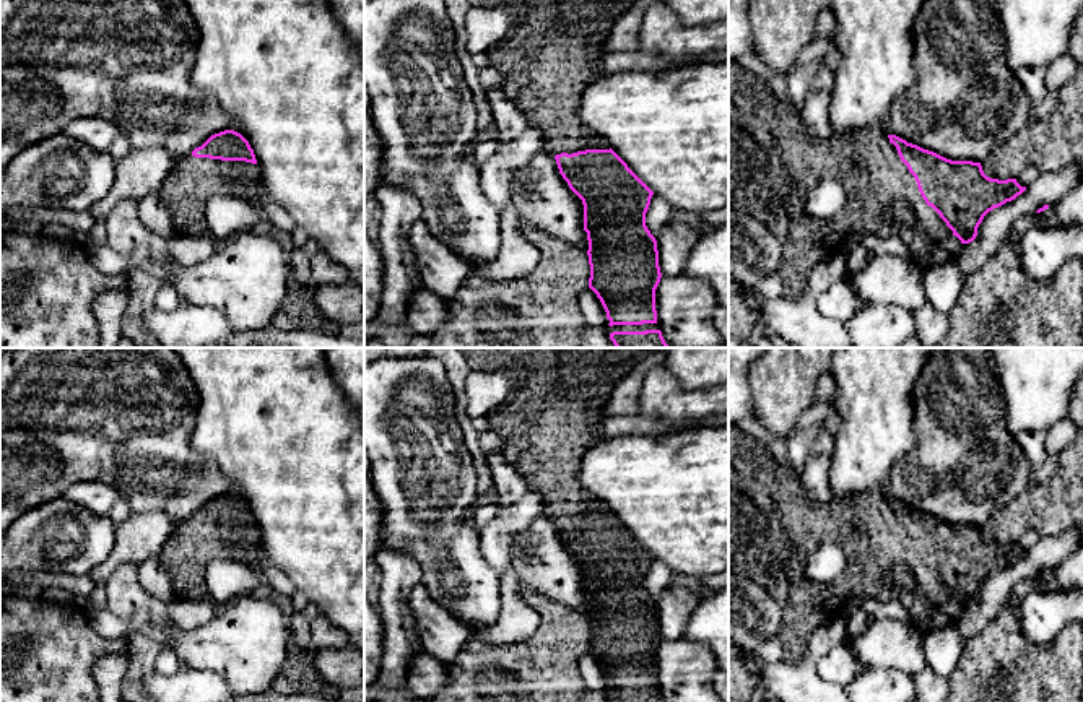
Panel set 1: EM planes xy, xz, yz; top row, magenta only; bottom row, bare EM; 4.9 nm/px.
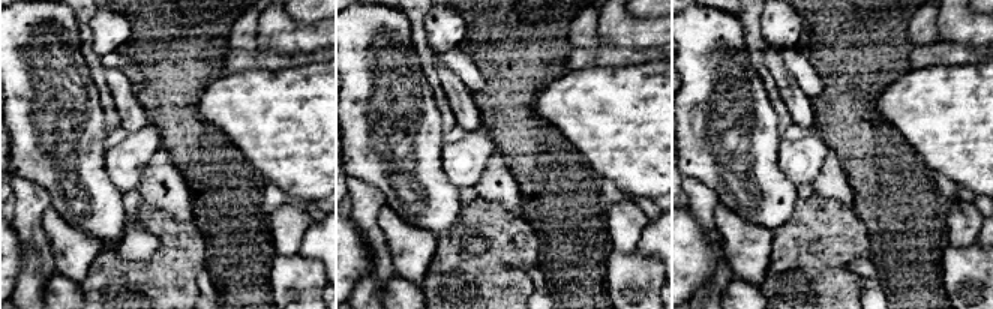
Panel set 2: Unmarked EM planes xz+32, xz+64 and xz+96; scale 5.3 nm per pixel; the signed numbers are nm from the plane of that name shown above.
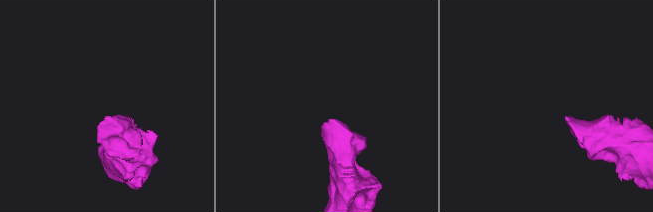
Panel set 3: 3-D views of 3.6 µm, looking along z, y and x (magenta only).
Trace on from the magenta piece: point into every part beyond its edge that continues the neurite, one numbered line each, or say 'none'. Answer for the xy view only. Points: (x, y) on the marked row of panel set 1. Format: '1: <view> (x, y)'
1: xy (194, 181)

